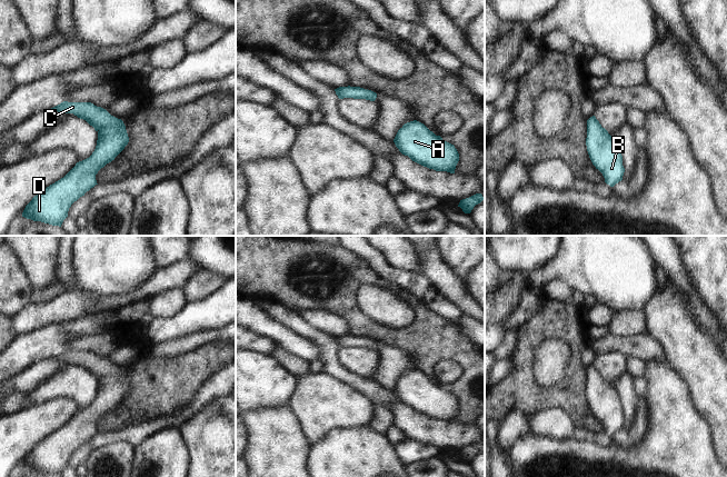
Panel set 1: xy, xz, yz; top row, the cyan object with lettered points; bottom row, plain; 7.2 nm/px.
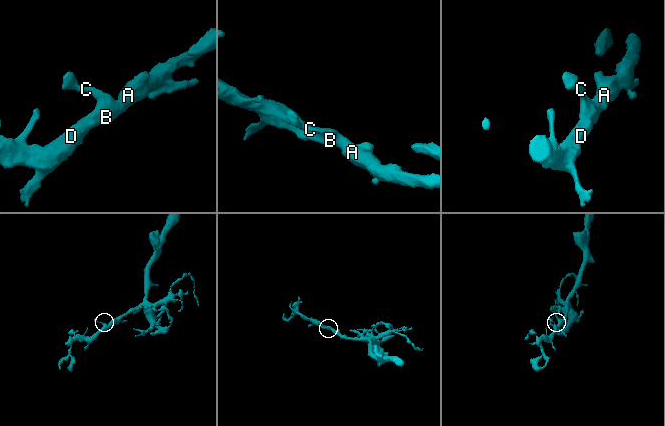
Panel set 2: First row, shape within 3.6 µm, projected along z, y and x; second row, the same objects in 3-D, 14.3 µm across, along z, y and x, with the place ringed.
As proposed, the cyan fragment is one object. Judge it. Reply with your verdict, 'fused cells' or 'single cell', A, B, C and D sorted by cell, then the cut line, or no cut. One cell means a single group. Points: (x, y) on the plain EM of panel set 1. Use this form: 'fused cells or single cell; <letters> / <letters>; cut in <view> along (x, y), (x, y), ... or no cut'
single cell; A B C D; no cut

